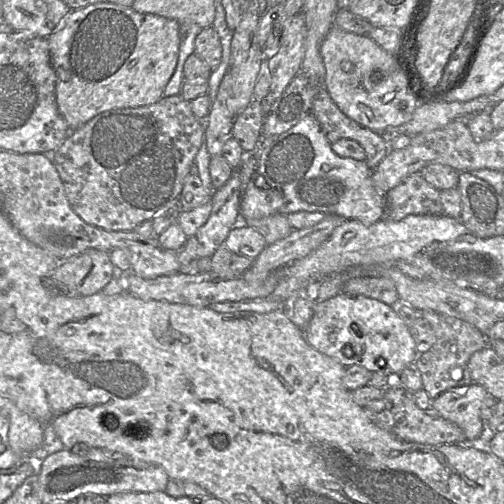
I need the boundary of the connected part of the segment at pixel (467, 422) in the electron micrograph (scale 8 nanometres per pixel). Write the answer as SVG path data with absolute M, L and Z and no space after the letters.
M477 383L450 388L432 400L431 407L464 432L467 443L485 447L480 410L488 392Z

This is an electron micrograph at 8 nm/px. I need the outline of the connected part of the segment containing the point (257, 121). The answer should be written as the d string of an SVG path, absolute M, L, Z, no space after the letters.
M252 100L243 112L235 116L232 137L245 153L252 153L258 148L264 118L265 110L261 100Z

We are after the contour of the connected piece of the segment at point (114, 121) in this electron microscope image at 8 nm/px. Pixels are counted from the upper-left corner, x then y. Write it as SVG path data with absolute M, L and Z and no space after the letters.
M180 94L162 96L154 104L135 107L113 109L100 113L76 130L71 130L68 137L53 153L53 163L63 182L64 190L72 209L88 224L110 231L134 231L142 222L151 220L158 212L171 201L180 196L184 180L190 173L195 156L204 143L207 118L197 118L190 106L190 101L182 98Z

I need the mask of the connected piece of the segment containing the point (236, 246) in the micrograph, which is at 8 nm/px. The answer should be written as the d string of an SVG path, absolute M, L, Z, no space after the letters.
M244 223L234 226L223 244L235 254L246 256L253 260L267 246L263 236Z

